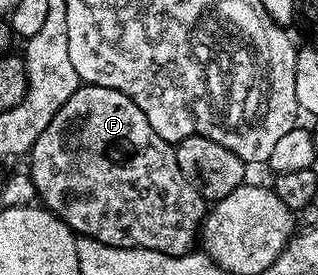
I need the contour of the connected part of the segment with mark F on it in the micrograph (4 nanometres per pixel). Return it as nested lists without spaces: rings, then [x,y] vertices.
[[[81,84],[80,88],[74,91],[74,95],[70,95],[70,99],[66,99],[66,103],[62,103],[58,115],[54,115],[54,119],[50,119],[50,127],[46,127],[46,131],[42,131],[42,135],[38,135],[38,139],[32,145],[30,160],[32,160],[32,169],[30,168],[32,188],[35,196],[37,198],[40,196],[39,204],[56,217],[61,217],[71,227],[72,232],[80,237],[92,237],[98,243],[106,243],[110,247],[149,249],[171,257],[185,257],[186,254],[197,248],[206,216],[204,197],[198,195],[198,191],[194,191],[194,187],[190,187],[190,183],[186,183],[181,169],[178,168],[173,142],[162,139],[162,135],[158,135],[158,131],[154,131],[154,127],[150,127],[146,115],[142,115],[142,111],[138,111],[138,103],[134,103],[134,99],[122,95],[122,91],[114,91],[110,87]]]

